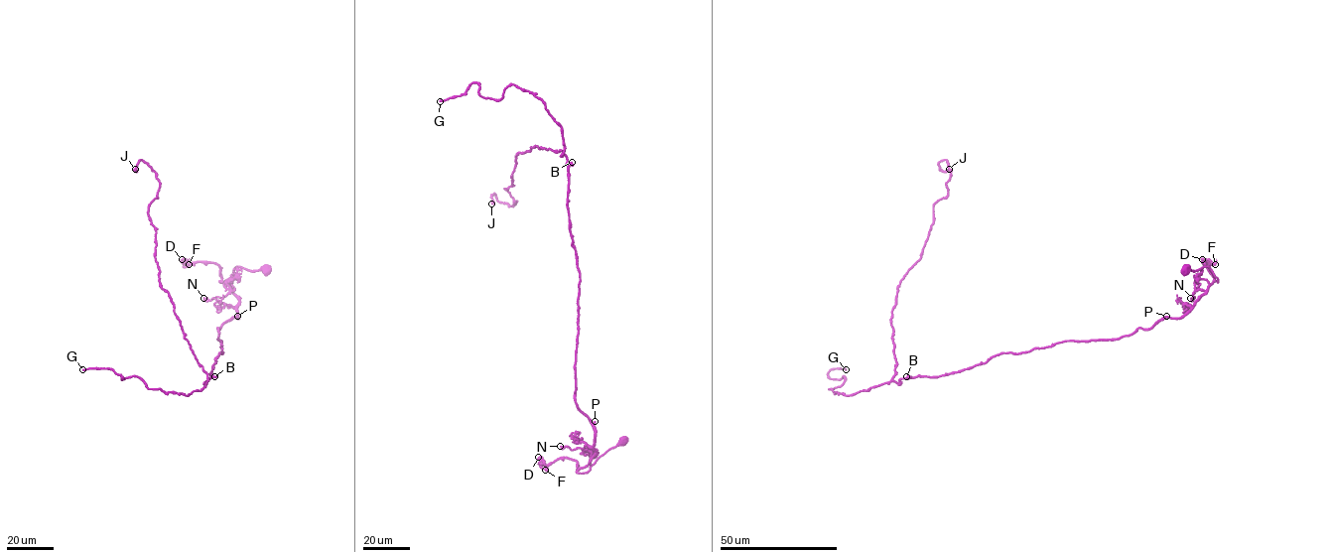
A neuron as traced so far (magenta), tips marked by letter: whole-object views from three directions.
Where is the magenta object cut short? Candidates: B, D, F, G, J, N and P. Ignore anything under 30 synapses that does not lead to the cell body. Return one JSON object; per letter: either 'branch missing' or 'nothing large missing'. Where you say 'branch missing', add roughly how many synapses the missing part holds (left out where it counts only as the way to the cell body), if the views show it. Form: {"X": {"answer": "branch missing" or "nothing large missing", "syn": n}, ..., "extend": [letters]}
{"B": {"answer": "nothing large missing"}, "D": {"answer": "nothing large missing"}, "F": {"answer": "nothing large missing"}, "G": {"answer": "branch missing", "syn": 80}, "J": {"answer": "nothing large missing"}, "N": {"answer": "nothing large missing"}, "P": {"answer": "nothing large missing"}, "extend": ["G"]}

